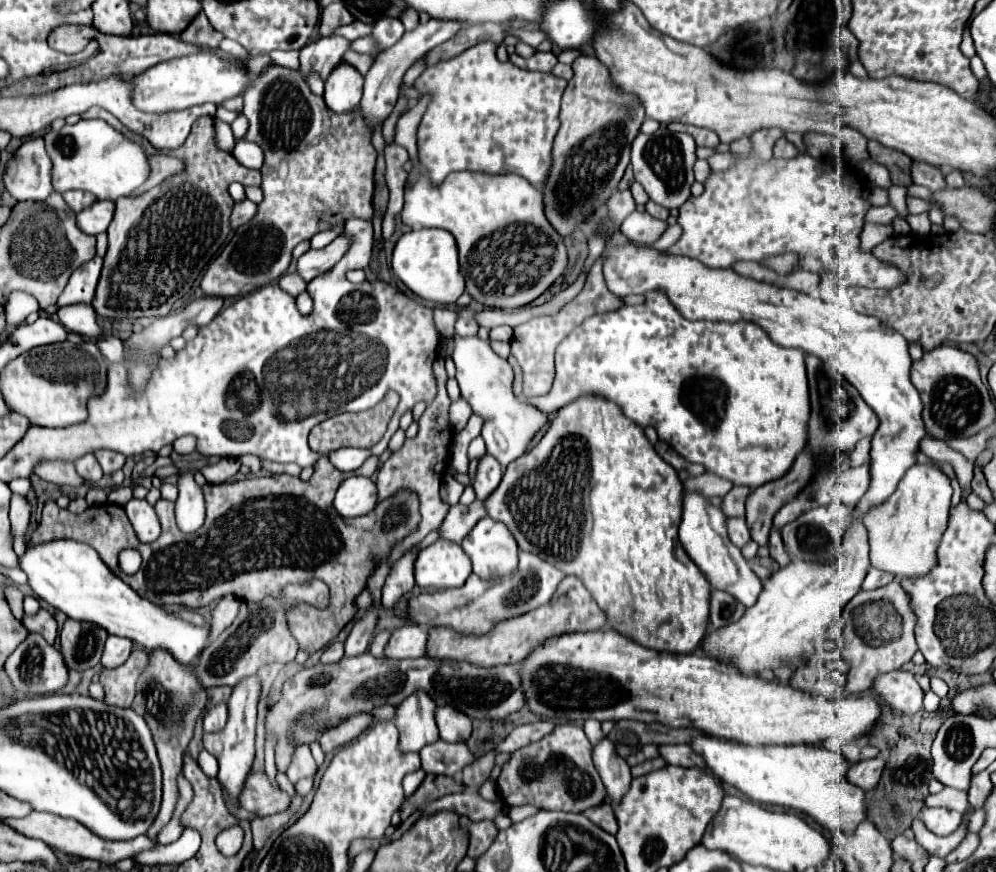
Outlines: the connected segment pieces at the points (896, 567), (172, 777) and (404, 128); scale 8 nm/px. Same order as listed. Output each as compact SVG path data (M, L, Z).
M927 464L911 466L887 502L863 518L871 538L871 566L893 574L899 580L929 574L937 562L935 554L939 548L939 538L943 538L943 530L947 530L951 494L951 480L937 468Z
M155 650L155 652L149 652L149 656L151 656L151 664L147 666L147 670L141 674L141 678L137 682L137 696L135 696L135 702L131 708L147 720L147 724L153 732L153 740L155 740L159 760L161 760L161 770L163 770L161 810L159 810L155 822L151 824L151 828L147 830L147 836L151 840L155 840L157 832L169 822L171 812L175 808L177 774L181 772L183 754L187 750L187 744L193 738L195 722L197 722L199 714L203 712L203 708L207 706L207 692L183 664L173 660L173 656L169 652Z
M425 94L419 100L419 104L415 108L411 108L407 114L403 114L397 122L395 144L403 146L409 152L411 160L417 160L417 128L419 128L419 122L421 122L429 102L431 102L431 94Z

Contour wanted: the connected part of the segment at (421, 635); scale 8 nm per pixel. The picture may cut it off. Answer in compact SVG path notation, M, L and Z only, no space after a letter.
M409 624L409 626L397 628L391 634L385 656L387 658L401 658L401 660L403 658L421 658L421 656L427 656L427 644L429 644L427 628L421 628L417 624Z

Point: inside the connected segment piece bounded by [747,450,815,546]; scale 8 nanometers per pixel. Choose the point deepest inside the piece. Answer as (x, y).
(763, 502)

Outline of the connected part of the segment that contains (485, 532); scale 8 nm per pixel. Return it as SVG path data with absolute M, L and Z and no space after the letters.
M489 516L481 518L463 538L461 548L471 558L473 572L479 578L511 574L517 568L517 542L503 522Z

